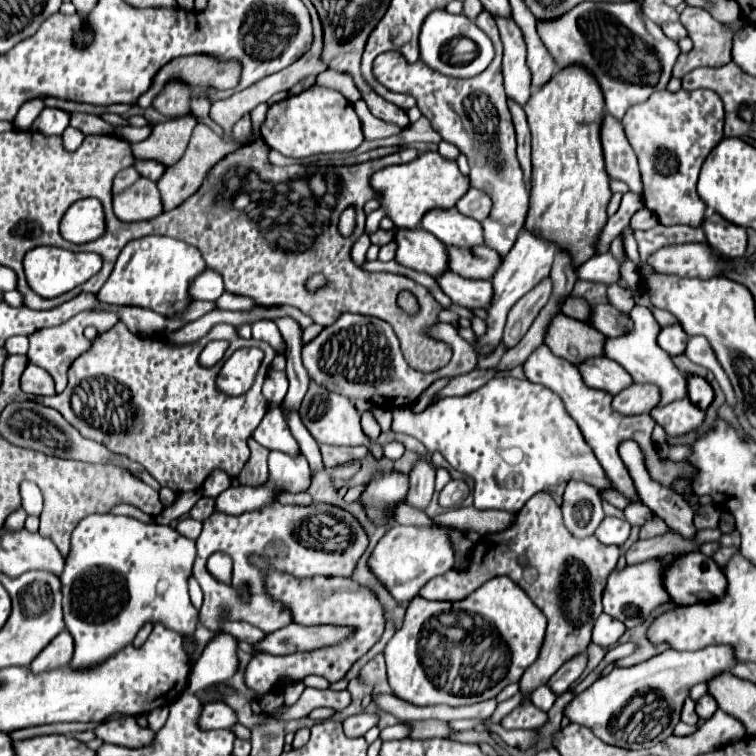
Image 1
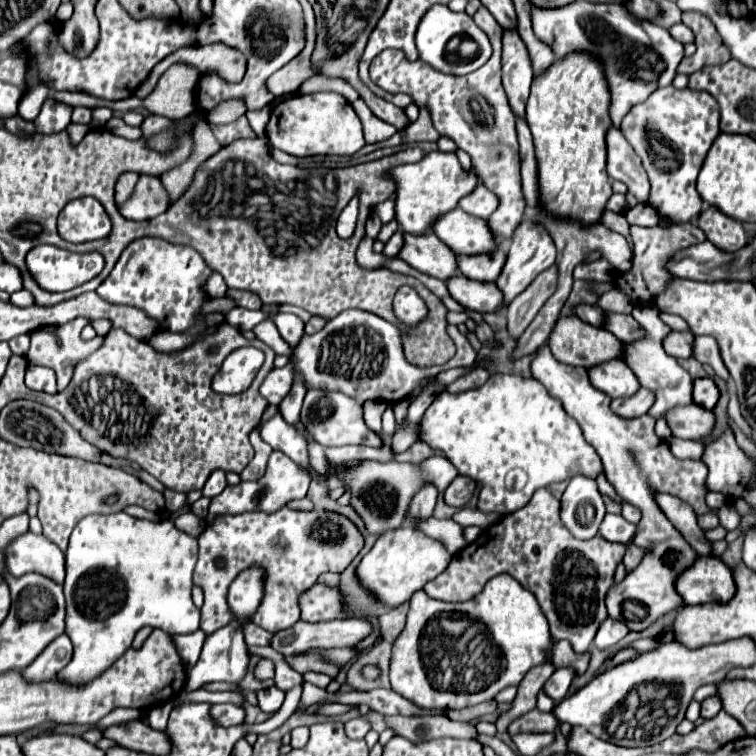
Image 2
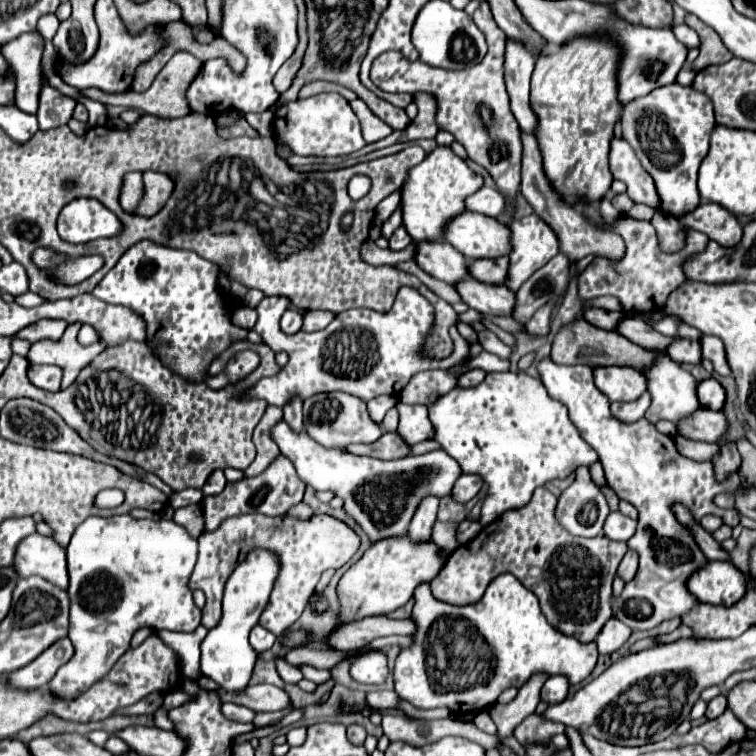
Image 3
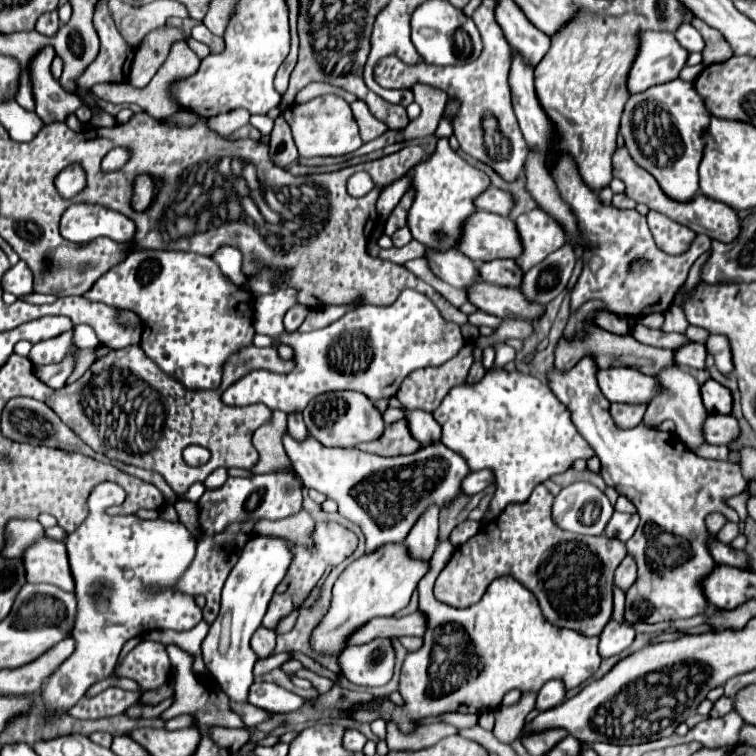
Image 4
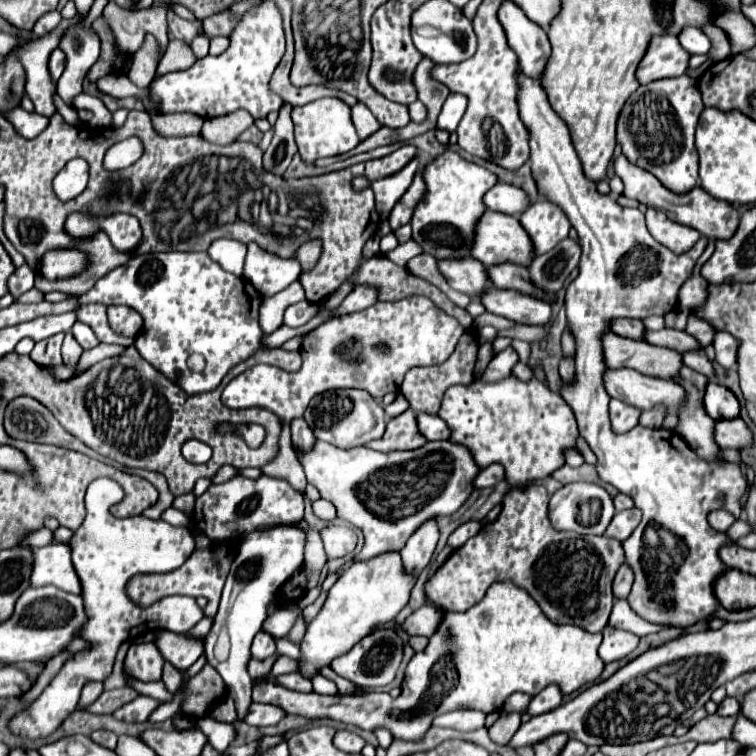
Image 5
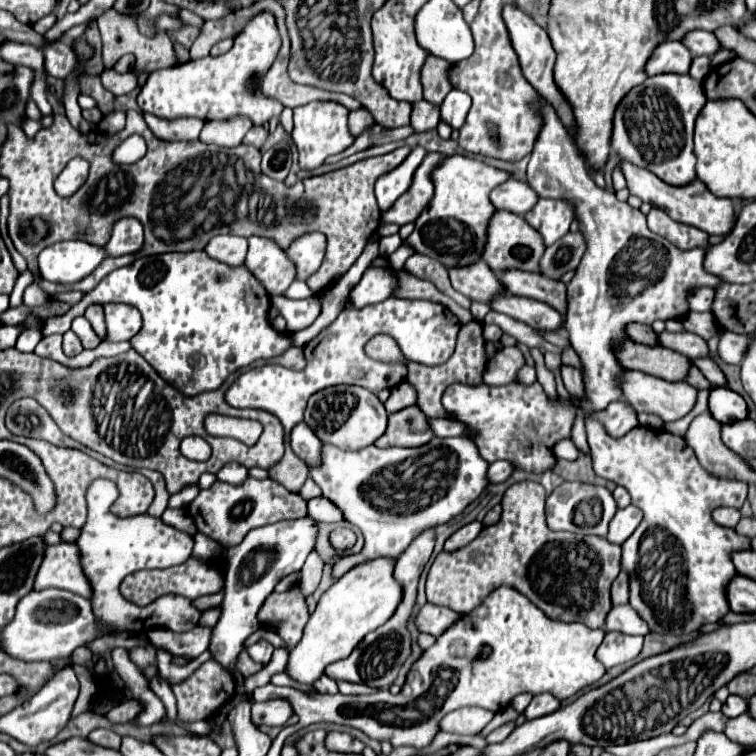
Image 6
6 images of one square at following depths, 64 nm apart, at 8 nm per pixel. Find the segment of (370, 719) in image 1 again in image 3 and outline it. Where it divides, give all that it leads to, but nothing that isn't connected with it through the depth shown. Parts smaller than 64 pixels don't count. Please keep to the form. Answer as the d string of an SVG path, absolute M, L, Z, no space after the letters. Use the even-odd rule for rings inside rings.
M348 726L348 740L354 744L354 746L362 746L364 740L366 740L366 730L362 726Z

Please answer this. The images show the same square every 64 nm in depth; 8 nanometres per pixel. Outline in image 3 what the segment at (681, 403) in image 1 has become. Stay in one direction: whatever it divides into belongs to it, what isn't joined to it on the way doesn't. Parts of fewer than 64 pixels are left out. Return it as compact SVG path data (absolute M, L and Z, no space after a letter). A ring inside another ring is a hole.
M700 408L678 424L678 434L690 440L718 442L728 432L728 418L722 412Z

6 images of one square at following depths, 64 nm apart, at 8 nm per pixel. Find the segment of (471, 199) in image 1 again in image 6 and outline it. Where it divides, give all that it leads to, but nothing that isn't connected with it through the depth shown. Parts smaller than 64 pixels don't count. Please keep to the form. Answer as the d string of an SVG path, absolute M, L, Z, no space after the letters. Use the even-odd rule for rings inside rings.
M512 178L500 184L498 188L494 188L490 194L490 200L494 206L498 206L498 210L510 210L514 214L524 216L528 210L534 208L534 204L538 202L538 196L534 194L534 190L530 190L526 182Z

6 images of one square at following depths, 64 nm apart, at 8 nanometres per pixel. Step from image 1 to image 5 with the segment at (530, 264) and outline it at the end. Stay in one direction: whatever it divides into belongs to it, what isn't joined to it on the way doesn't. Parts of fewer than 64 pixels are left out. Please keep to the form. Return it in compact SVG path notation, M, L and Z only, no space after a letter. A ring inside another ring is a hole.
M544 198L534 202L520 216L520 224L530 234L536 248L536 256L544 254L546 250L552 250L560 240L568 238L570 230L566 212L558 204L552 204L550 200Z

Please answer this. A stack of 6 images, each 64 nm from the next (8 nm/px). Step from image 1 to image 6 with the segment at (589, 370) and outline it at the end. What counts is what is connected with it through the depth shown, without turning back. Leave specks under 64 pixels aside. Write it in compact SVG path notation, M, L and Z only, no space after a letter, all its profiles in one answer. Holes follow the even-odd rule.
M628 370L622 376L622 390L624 390L624 400L640 414L654 414L660 416L664 422L672 422L672 420L680 420L686 414L690 414L690 410L696 404L698 398L698 390L690 384L684 382L666 382L662 378L650 376L650 374L642 374L638 370Z

